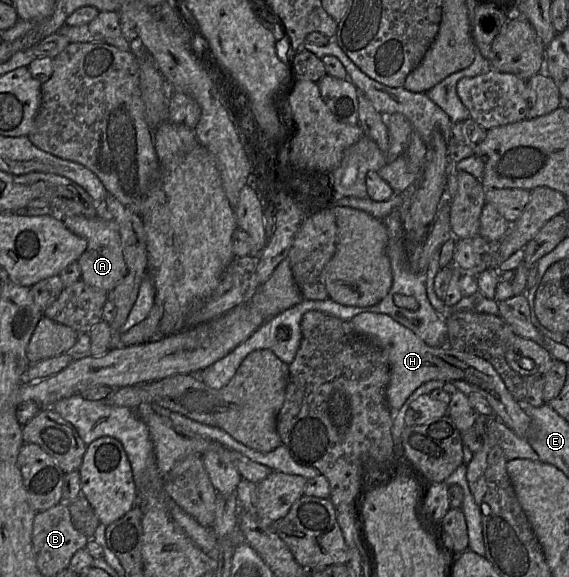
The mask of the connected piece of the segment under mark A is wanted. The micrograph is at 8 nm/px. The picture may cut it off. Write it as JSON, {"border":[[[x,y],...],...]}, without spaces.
{"border":[[[103,214],[94,218],[64,216],[63,222],[71,232],[87,240],[87,248],[77,260],[81,279],[88,285],[110,294],[126,273],[126,263],[117,226]]]}

